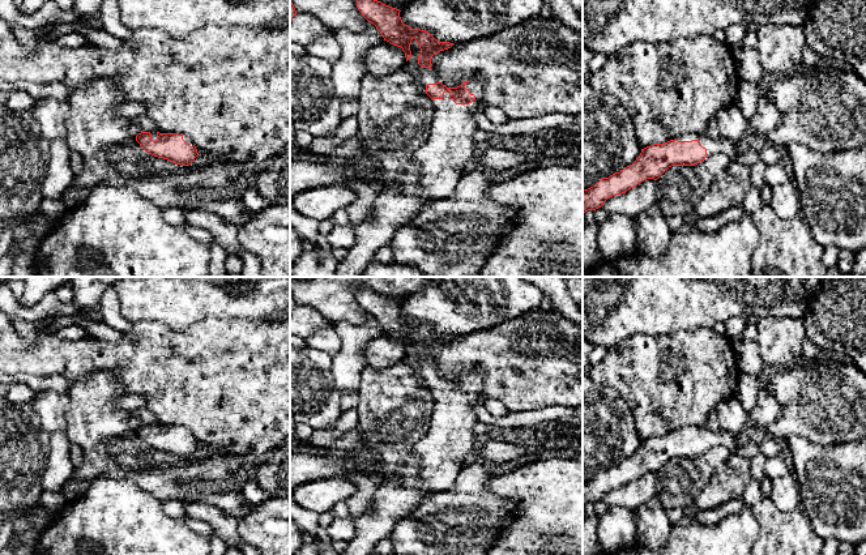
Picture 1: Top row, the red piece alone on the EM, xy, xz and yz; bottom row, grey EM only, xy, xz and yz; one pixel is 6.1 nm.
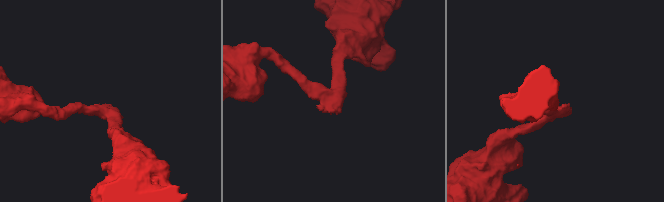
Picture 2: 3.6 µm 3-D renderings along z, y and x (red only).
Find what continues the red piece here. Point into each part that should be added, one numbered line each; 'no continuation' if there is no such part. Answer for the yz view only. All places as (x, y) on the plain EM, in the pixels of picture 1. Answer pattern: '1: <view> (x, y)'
1: yz (732, 440)

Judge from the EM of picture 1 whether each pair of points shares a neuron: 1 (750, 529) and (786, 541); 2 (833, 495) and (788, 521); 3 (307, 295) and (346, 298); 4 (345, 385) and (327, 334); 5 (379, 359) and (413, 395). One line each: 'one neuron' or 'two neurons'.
1: two neurons
2: two neurons
3: one neuron
4: two neurons
5: two neurons

